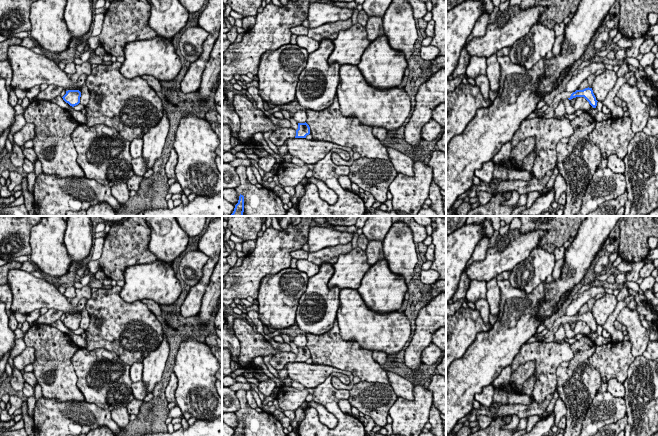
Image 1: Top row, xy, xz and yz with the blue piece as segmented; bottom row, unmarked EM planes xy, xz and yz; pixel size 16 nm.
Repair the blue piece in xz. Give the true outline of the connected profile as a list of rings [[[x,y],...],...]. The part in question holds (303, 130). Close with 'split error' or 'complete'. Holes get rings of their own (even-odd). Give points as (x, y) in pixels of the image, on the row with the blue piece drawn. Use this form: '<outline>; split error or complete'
[[[298,123],[298,129],[296,130],[295,138],[306,138],[310,134],[310,127],[305,123]]]; complete

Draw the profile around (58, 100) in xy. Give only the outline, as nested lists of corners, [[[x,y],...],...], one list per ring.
[[[60,95],[57,96],[57,97],[55,97],[55,98],[53,98],[50,101],[53,102],[53,103],[55,103],[55,104],[57,104],[61,108],[68,110],[68,111],[70,111],[71,109],[73,109],[73,107],[70,106],[68,103],[66,103]]]

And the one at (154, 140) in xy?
[[[164,109],[163,117],[158,124],[151,127],[142,137],[142,157],[148,170],[151,169],[154,163],[161,157],[168,131],[169,120]]]

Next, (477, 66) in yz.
[[[472,56],[466,69],[466,77],[475,80],[477,76],[486,75],[487,73],[487,58]]]

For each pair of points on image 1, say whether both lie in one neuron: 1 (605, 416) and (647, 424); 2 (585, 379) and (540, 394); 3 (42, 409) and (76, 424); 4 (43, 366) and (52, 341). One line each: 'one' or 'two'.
1: two
2: two
3: one
4: one

